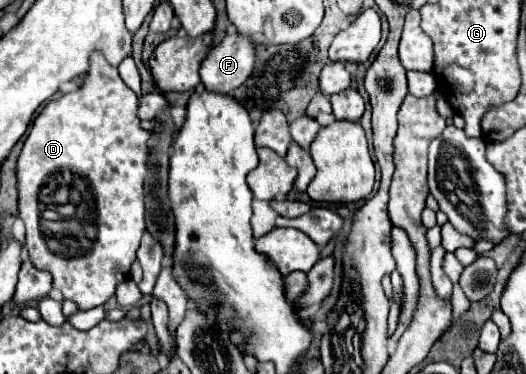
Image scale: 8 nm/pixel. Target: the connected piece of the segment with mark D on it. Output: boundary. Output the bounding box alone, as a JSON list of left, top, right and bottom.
[17,51,151,311]

